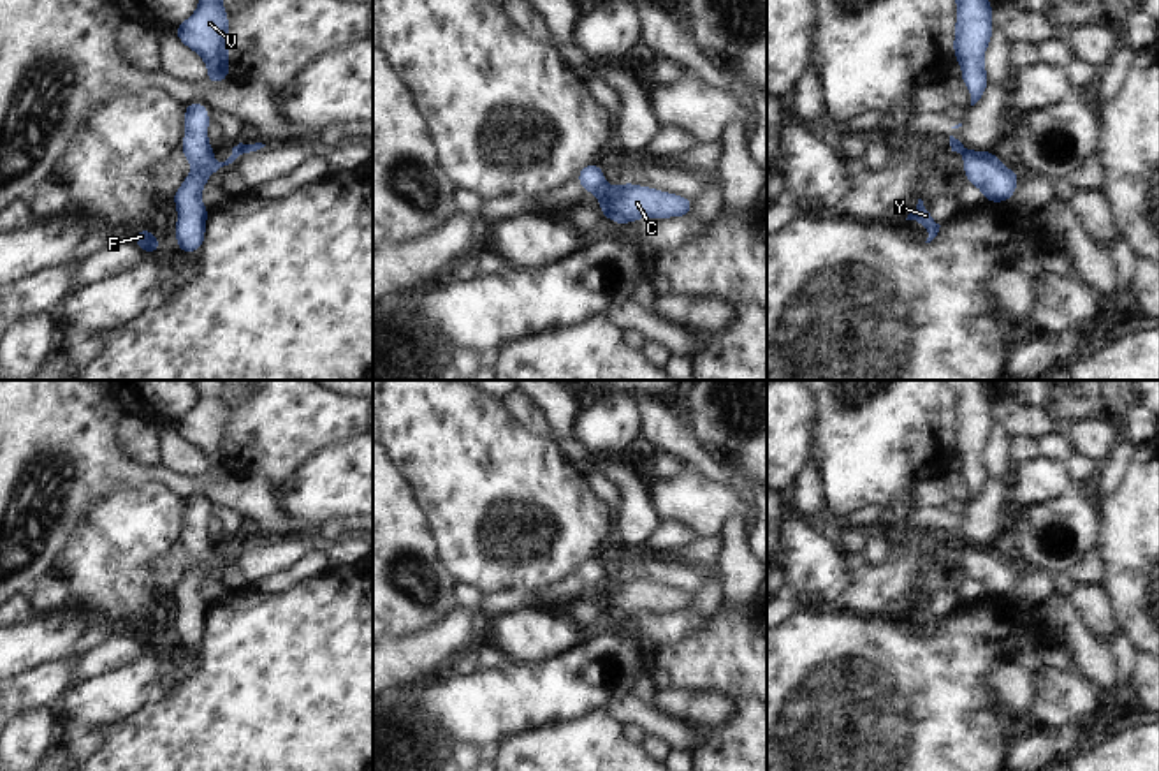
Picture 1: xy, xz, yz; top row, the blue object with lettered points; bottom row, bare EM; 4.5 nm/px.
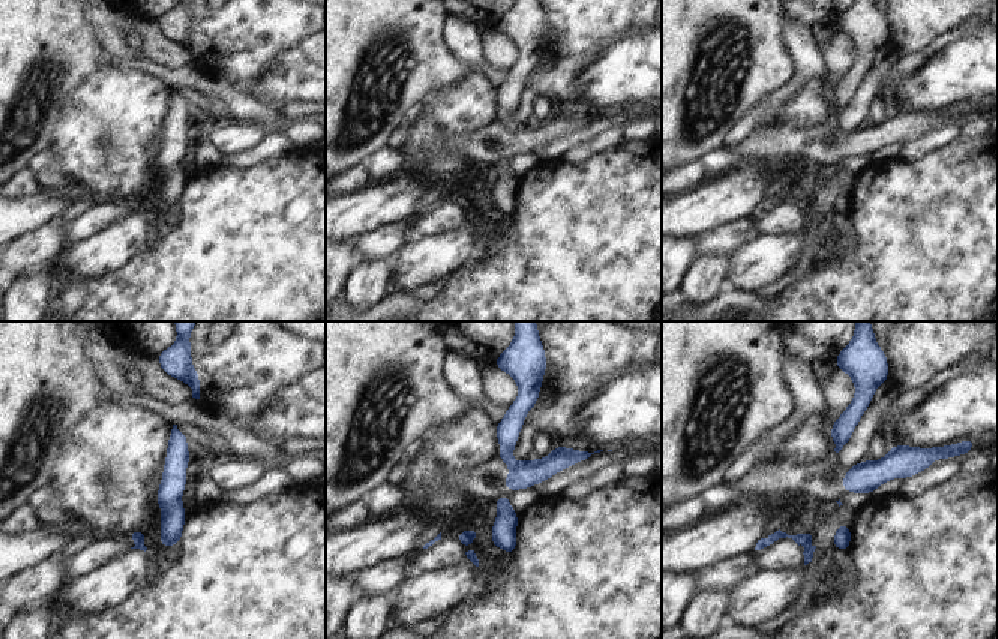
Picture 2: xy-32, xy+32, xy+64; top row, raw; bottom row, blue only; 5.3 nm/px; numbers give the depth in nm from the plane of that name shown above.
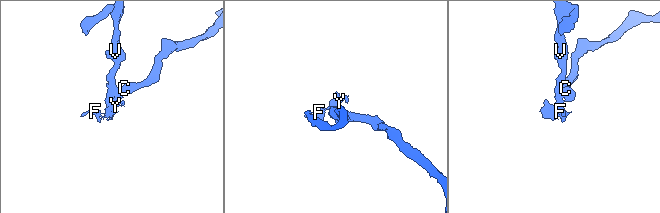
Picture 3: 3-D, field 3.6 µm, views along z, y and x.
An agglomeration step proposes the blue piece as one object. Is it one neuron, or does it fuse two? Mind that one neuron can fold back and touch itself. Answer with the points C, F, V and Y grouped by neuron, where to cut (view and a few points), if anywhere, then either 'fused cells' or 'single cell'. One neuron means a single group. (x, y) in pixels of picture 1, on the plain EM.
groups C / F V Y; cut xy (211, 548), (206, 558), (208, 571); fused cells

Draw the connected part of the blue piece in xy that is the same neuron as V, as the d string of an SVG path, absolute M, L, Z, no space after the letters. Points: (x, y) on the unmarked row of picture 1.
M195 380L197 405L174 422L174 430L208 459L204 475L229 474L229 408L223 405L223 380Z

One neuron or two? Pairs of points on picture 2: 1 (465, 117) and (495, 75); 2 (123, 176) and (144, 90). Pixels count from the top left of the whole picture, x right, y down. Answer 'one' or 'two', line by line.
1: two
2: one

